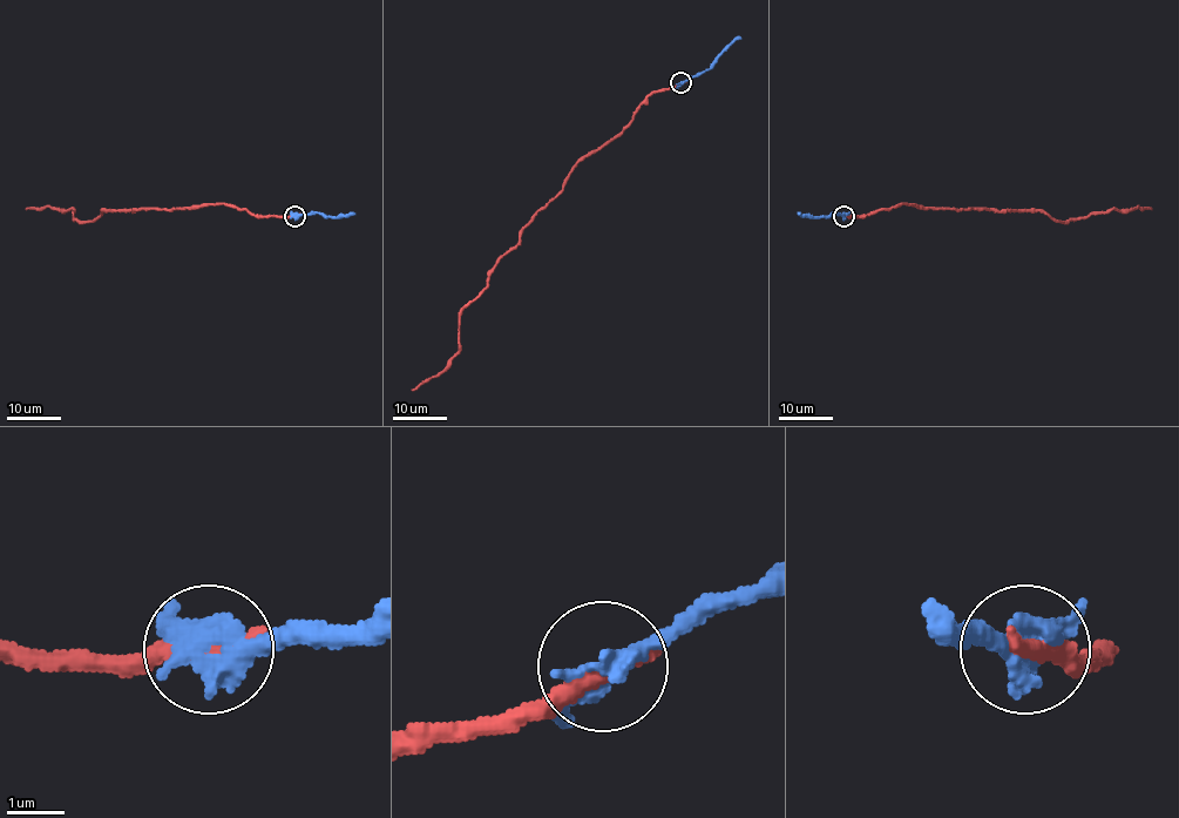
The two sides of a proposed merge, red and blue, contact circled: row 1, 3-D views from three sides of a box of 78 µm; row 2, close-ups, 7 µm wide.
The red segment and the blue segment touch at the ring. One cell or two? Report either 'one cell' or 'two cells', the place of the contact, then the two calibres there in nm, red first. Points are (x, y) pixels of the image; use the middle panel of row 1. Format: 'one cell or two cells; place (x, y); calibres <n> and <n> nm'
one cell; place (681, 82); calibres 400 and 360 nm

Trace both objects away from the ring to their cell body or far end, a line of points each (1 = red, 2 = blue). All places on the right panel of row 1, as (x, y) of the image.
1: (844, 216), (866, 216), (902, 203), (1039, 210), (1056, 220), (1069, 221), (1115, 209), (1151, 209)
2: (844, 216), (799, 215)

